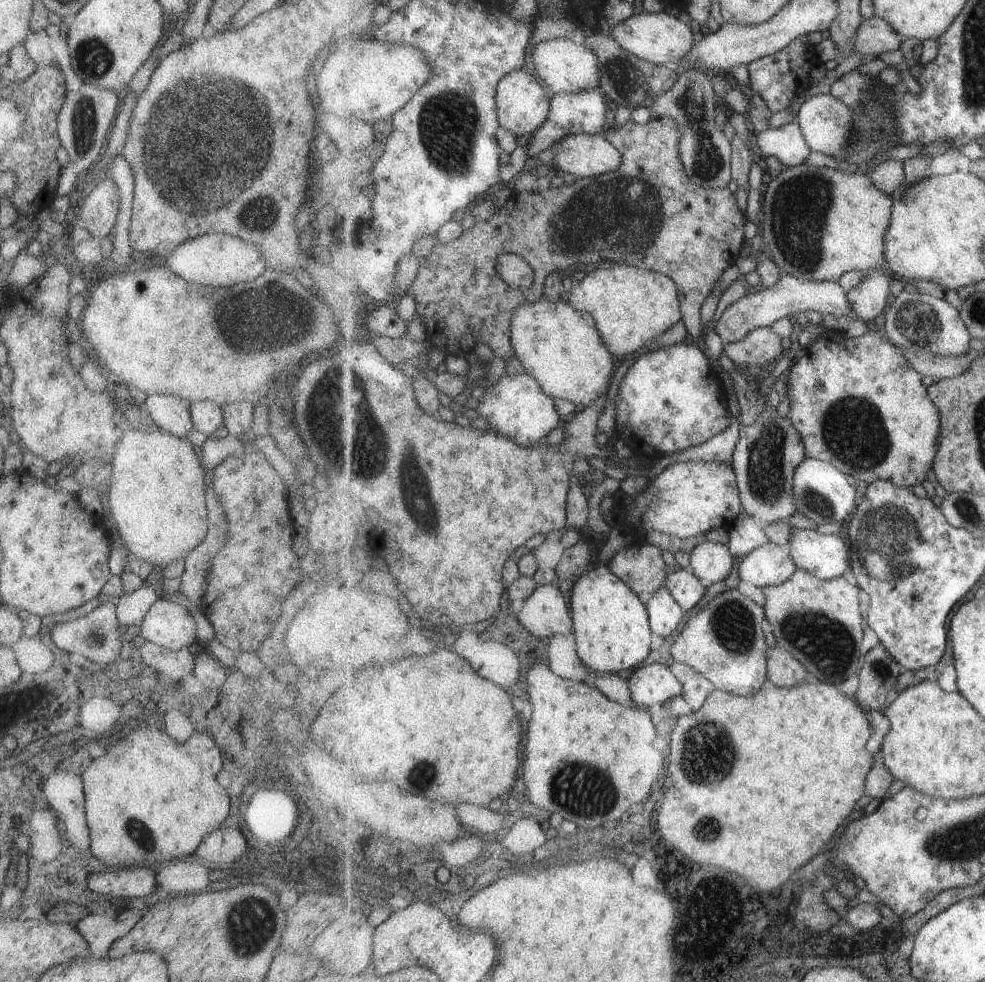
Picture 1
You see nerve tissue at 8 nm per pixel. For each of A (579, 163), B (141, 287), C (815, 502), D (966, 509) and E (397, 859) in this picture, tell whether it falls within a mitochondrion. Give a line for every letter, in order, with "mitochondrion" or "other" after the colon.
A: other
B: other
C: mitochondrion
D: mitochondrion
E: mitochondrion

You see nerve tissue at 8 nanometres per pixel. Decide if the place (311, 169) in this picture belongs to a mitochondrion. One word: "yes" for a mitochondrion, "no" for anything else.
no

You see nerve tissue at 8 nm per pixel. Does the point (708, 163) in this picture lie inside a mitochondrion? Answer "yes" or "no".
yes

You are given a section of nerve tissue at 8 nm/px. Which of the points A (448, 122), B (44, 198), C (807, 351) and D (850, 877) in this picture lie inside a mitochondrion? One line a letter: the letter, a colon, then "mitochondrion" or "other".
A: mitochondrion
B: other
C: other
D: other

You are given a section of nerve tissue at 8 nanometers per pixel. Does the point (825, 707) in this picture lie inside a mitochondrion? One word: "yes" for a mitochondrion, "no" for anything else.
no

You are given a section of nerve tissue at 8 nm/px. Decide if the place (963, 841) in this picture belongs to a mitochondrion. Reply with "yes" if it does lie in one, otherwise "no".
yes

